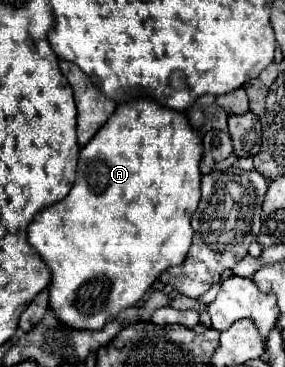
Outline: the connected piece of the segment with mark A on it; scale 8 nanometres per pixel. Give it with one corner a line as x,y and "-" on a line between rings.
150,99
130,101
82,147
70,193
44,209
28,225
28,243
50,269
50,311
74,331
100,331
108,321
136,305
162,271
182,263
192,245
192,213
200,201
200,137
178,111
166,111

